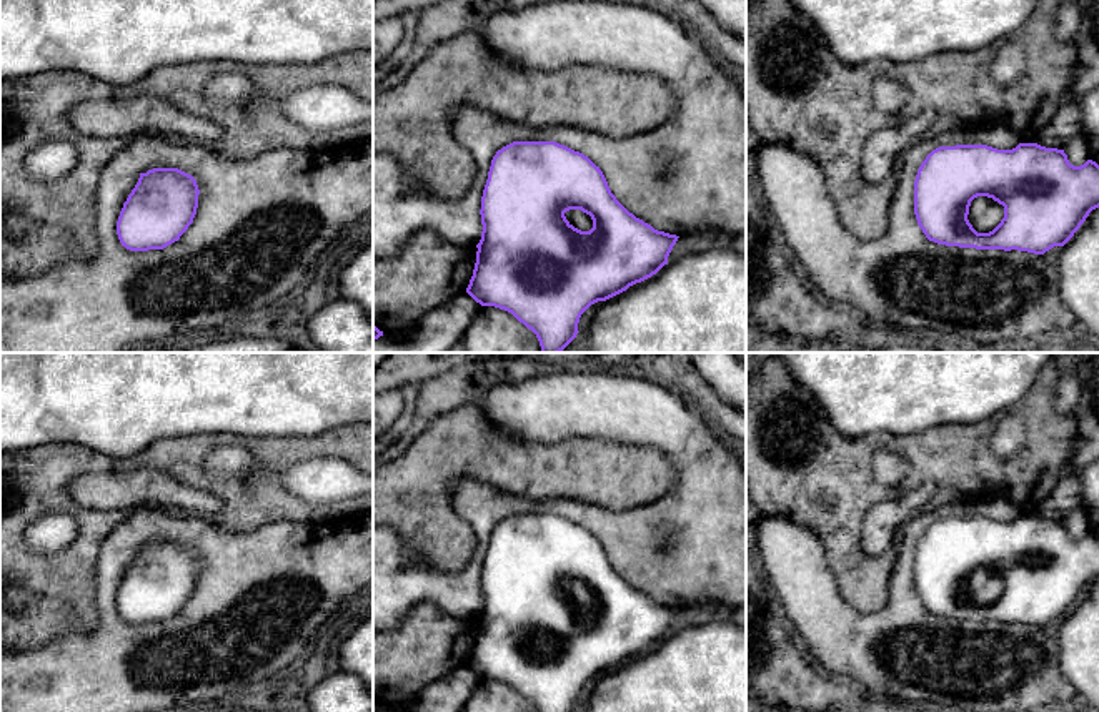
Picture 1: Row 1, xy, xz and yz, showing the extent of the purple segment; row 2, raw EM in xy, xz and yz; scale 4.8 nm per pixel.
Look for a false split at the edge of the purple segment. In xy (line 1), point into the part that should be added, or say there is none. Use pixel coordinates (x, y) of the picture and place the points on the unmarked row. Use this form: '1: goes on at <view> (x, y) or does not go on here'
1: does not go on here

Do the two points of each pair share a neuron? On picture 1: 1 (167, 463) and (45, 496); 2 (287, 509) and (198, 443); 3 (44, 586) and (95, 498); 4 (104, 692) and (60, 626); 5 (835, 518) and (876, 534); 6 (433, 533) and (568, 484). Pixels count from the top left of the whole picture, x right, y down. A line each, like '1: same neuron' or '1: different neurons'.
1: same neuron
2: same neuron
3: different neurons
4: different neurons
5: different neurons
6: same neuron

